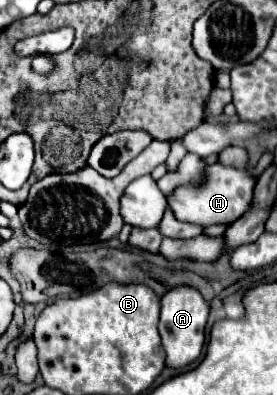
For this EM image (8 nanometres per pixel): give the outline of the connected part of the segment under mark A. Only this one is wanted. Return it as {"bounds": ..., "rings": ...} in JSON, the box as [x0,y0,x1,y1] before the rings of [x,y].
{"bounds":[158,286,210,368],"rings":[[[178,286],[160,300],[158,330],[160,330],[160,338],[162,338],[162,348],[166,352],[168,368],[186,368],[202,354],[204,326],[208,320],[208,310],[210,310],[210,306],[202,298],[202,294],[198,290],[192,290],[190,286]]]}

